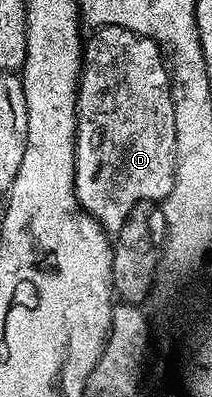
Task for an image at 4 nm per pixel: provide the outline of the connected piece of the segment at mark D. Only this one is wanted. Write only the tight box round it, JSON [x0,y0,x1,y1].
[73,26,177,236]

